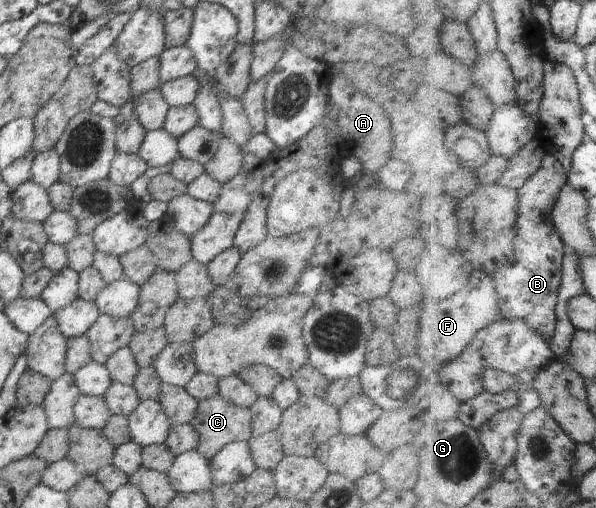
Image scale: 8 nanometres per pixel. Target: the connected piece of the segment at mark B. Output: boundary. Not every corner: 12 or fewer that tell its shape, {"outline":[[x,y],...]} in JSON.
{"outline":[[556,155],[520,191],[514,263],[498,269],[504,315],[552,341],[564,281]]}

